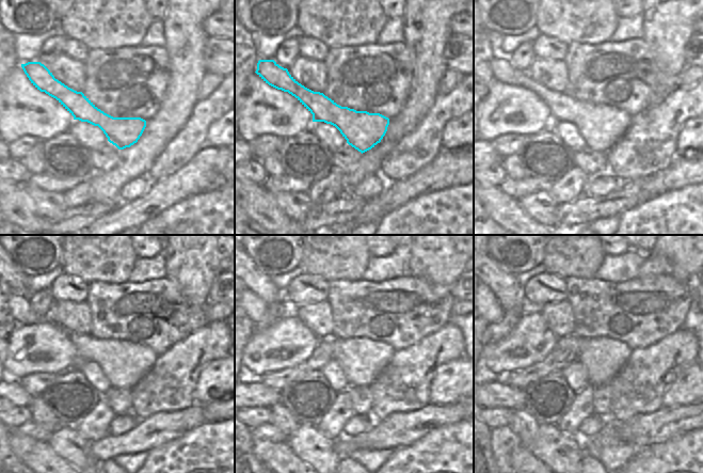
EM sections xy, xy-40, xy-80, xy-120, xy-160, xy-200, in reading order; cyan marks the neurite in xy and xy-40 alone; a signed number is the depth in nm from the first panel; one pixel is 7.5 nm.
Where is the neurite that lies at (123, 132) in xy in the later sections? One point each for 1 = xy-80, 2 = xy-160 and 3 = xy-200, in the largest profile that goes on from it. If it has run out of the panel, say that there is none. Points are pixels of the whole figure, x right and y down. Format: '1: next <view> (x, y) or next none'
1: next xy-80 (602, 126)
2: next xy-160 (362, 360)
3: next xy-200 (603, 358)

